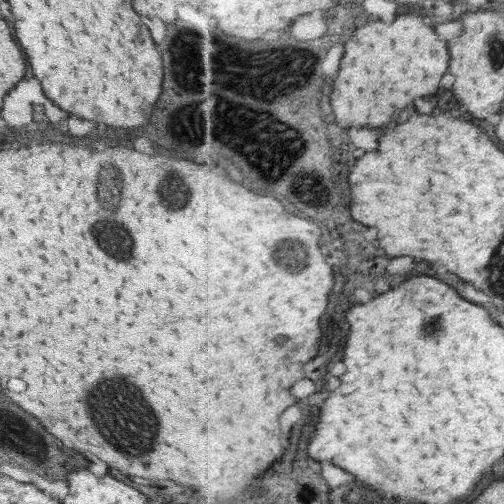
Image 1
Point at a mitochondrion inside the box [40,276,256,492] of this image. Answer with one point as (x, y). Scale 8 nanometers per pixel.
(120, 410)

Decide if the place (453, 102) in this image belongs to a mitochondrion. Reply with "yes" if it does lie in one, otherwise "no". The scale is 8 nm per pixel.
no

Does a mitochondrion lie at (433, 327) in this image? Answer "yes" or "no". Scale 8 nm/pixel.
yes

